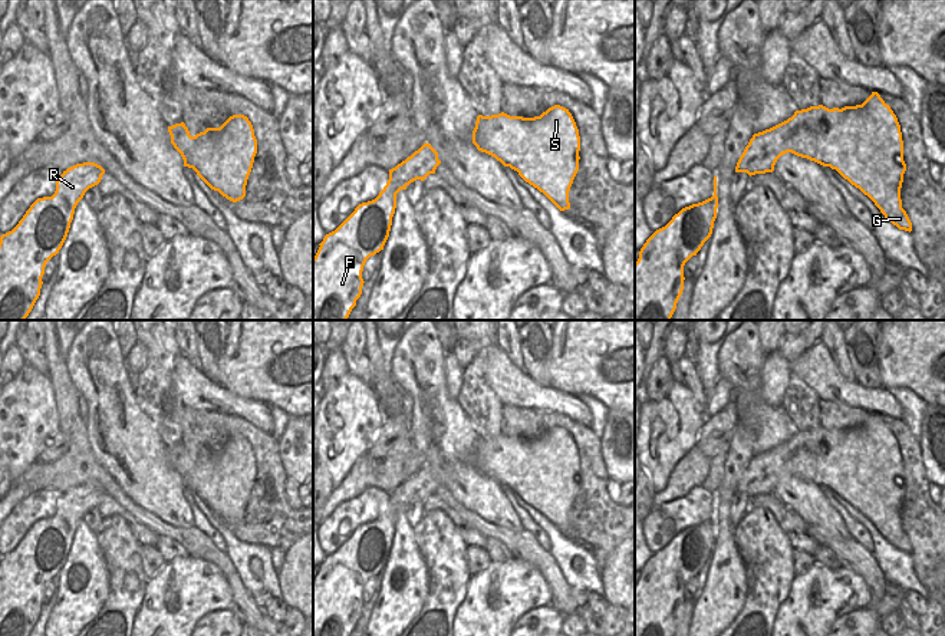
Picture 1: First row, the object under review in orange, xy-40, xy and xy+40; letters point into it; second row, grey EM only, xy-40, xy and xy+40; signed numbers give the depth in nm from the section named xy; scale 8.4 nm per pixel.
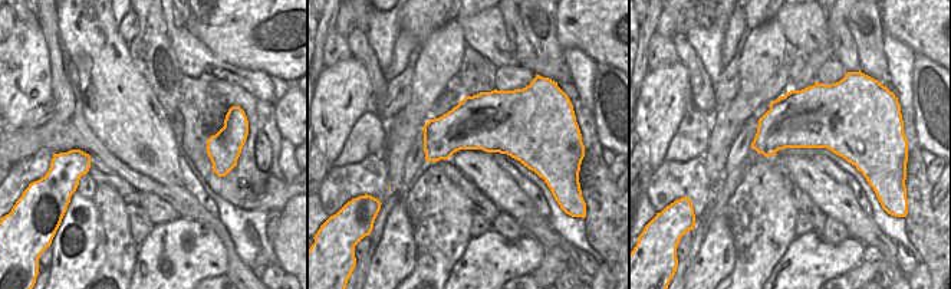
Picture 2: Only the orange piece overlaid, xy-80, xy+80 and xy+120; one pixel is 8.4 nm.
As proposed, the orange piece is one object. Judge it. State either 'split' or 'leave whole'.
leave whole

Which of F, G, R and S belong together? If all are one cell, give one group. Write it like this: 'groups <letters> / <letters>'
groups F G R S

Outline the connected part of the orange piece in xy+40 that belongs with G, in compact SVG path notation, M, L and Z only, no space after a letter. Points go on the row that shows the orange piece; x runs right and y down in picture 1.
M872 92L862 105L856 106L829 109L819 105L796 111L787 121L754 134L737 162L735 172L747 172L750 177L773 172L777 159L787 152L836 169L867 195L886 220L899 230L912 231L912 223L900 200L906 171L900 125L878 92Z

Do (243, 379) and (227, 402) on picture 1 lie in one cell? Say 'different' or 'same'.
different

